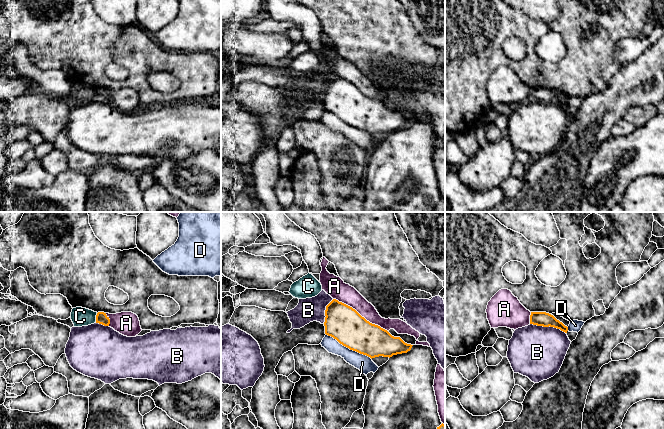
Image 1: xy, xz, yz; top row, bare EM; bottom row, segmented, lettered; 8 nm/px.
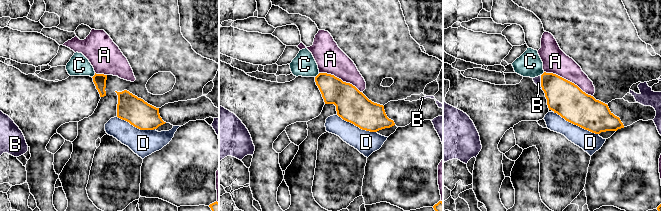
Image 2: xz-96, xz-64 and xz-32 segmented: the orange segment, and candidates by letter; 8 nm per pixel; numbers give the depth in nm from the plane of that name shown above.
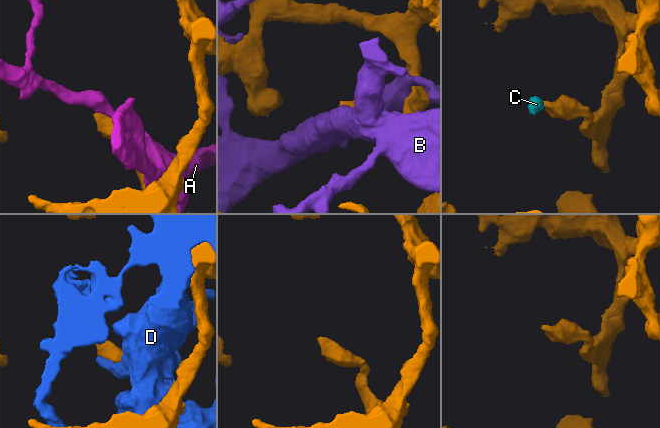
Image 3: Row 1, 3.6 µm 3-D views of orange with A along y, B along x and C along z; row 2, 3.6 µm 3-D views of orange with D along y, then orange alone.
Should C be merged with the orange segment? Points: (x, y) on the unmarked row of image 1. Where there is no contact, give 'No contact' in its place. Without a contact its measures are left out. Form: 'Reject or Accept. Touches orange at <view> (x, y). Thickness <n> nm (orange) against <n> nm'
Reject. Touches orange at xy (96, 94). Thickness 90 nm (orange) against 150 nm

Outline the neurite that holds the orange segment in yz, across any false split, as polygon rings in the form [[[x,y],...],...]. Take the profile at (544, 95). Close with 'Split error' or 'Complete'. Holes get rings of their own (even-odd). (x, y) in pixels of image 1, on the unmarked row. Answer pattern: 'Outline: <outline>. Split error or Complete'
Outline: [[[531,88],[530,100],[543,103],[554,103],[565,109],[568,107],[567,102],[557,96],[553,91],[546,88]]]. Complete

